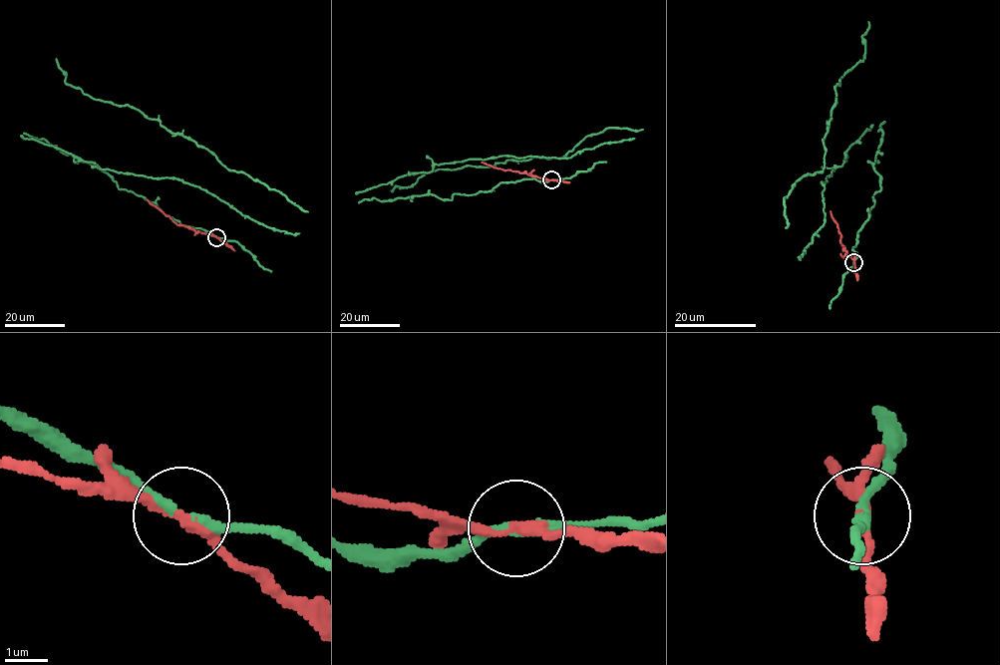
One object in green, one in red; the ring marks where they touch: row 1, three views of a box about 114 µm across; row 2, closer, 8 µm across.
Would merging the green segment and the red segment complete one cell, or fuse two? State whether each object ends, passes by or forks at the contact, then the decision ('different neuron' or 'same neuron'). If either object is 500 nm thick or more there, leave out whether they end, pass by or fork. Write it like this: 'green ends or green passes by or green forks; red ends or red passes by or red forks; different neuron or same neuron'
green passes by; red passes by; different neuron

